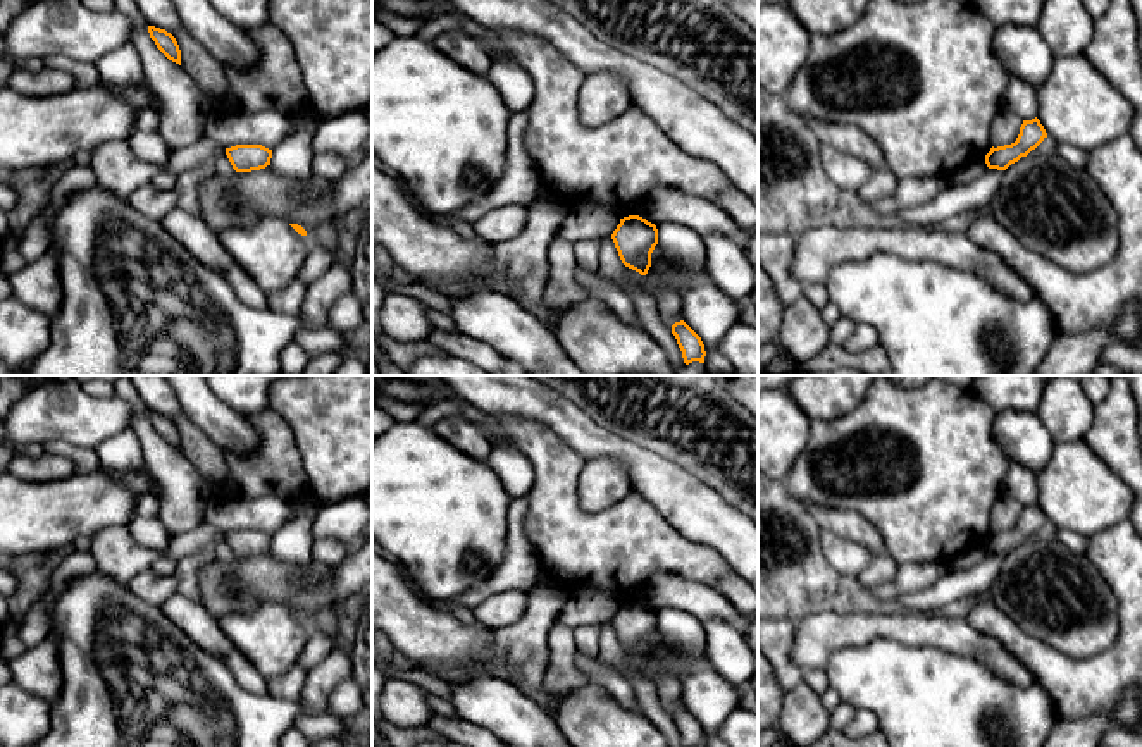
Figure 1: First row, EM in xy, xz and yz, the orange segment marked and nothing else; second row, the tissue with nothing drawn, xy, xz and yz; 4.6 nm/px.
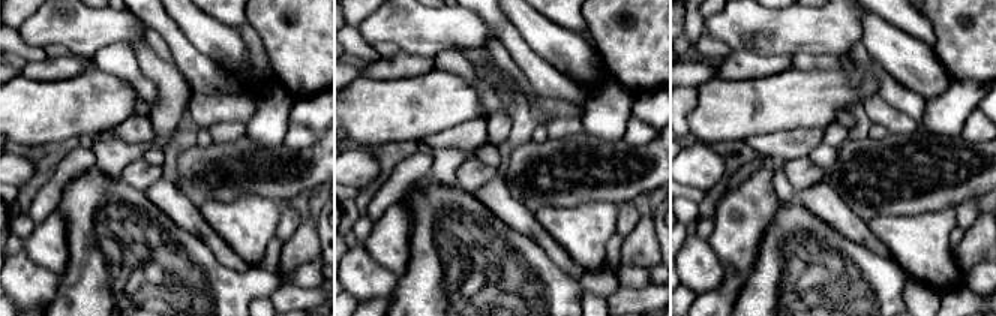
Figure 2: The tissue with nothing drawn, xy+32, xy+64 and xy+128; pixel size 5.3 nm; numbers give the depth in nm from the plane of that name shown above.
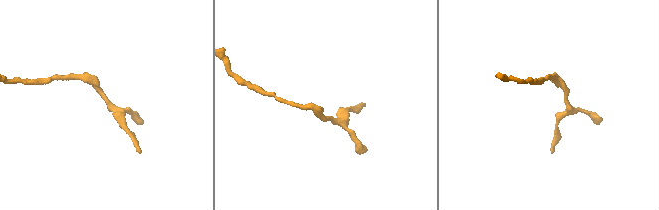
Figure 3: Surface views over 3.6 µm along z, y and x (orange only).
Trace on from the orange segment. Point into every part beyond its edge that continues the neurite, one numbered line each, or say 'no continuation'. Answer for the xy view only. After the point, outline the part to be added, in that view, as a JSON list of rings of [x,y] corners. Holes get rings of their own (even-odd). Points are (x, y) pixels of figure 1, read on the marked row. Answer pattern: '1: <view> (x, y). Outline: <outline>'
no continuation

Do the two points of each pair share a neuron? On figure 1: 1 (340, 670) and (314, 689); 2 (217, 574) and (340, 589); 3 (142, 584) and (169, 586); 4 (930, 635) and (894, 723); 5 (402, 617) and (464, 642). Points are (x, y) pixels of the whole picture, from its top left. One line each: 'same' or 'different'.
1: same
2: same
3: same
4: different
5: same

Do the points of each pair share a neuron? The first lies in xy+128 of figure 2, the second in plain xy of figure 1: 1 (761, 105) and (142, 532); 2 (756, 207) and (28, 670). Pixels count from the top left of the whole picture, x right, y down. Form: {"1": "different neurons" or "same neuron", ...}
{"1": "different neurons", "2": "same neuron"}

